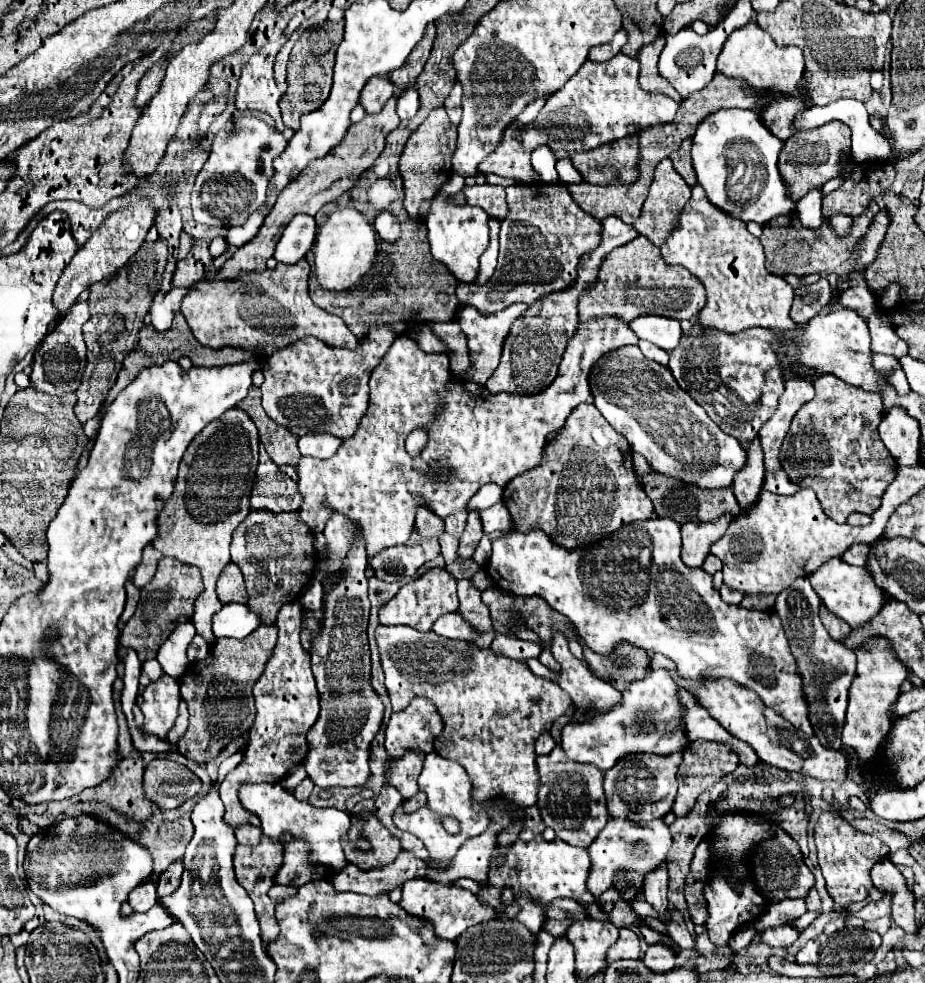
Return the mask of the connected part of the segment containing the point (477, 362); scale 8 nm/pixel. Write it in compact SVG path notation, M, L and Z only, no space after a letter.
M459 304L457 306L457 314L455 314L455 320L459 322L461 330L465 330L467 334L467 342L469 342L469 358L473 362L469 374L465 374L465 380L467 382L477 382L477 384L485 384L487 378L495 372L495 368L499 366L499 360L501 360L501 348L503 348L503 342L507 338L507 332L513 324L513 320L517 316L521 316L523 312L527 310L527 304L513 304L501 312L495 312L495 314L489 314L489 316L481 316L477 314L477 310L473 306L463 306Z

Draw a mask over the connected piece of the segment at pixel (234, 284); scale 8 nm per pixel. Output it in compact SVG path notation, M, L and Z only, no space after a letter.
M303 258L297 264L277 264L275 270L257 274L241 274L231 280L199 280L189 288L181 302L181 312L193 332L193 336L209 348L249 348L247 334L265 334L273 340L297 340L303 336L315 336L327 346L357 348L357 338L347 324L313 304L307 288L309 264Z

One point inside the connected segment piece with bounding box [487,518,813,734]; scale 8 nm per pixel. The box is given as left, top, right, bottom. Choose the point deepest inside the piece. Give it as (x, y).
(633, 587)

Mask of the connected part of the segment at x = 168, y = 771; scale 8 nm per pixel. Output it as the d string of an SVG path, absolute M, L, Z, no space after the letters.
M153 760L145 768L145 796L163 810L181 806L201 790L201 780L183 764Z

